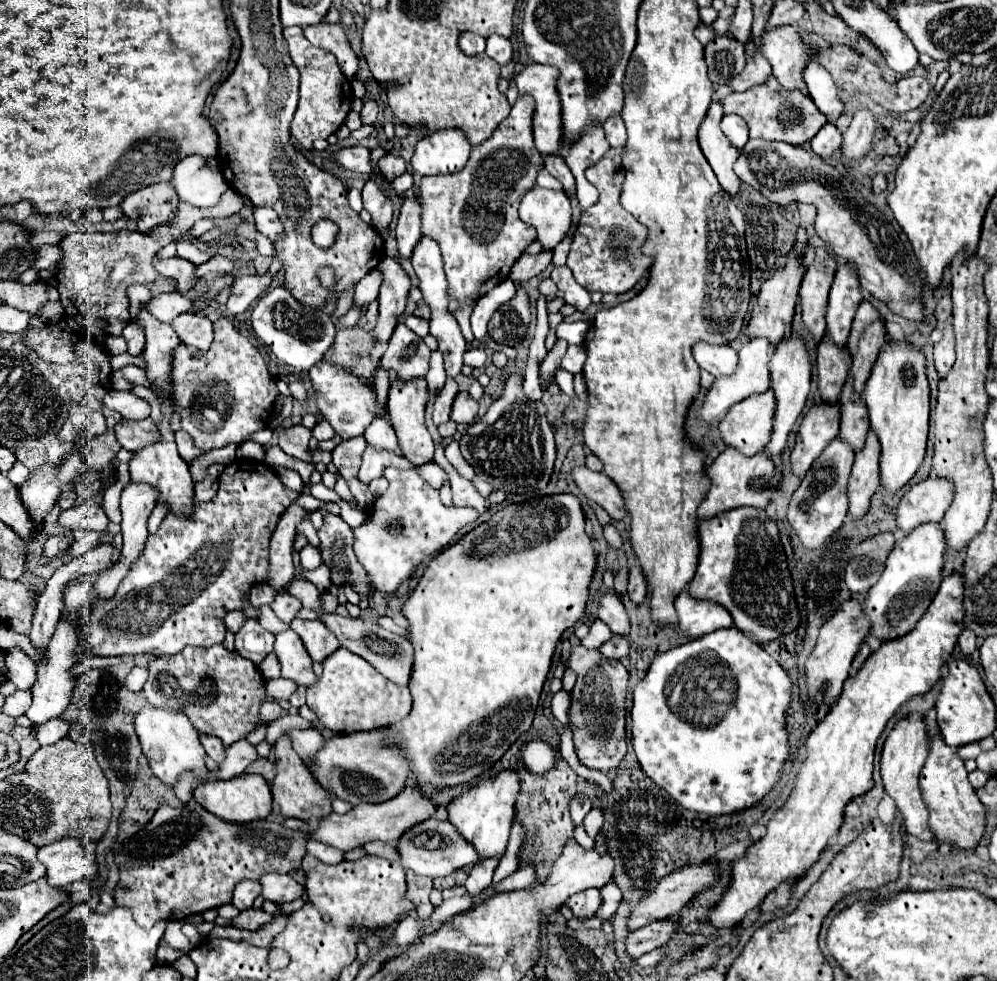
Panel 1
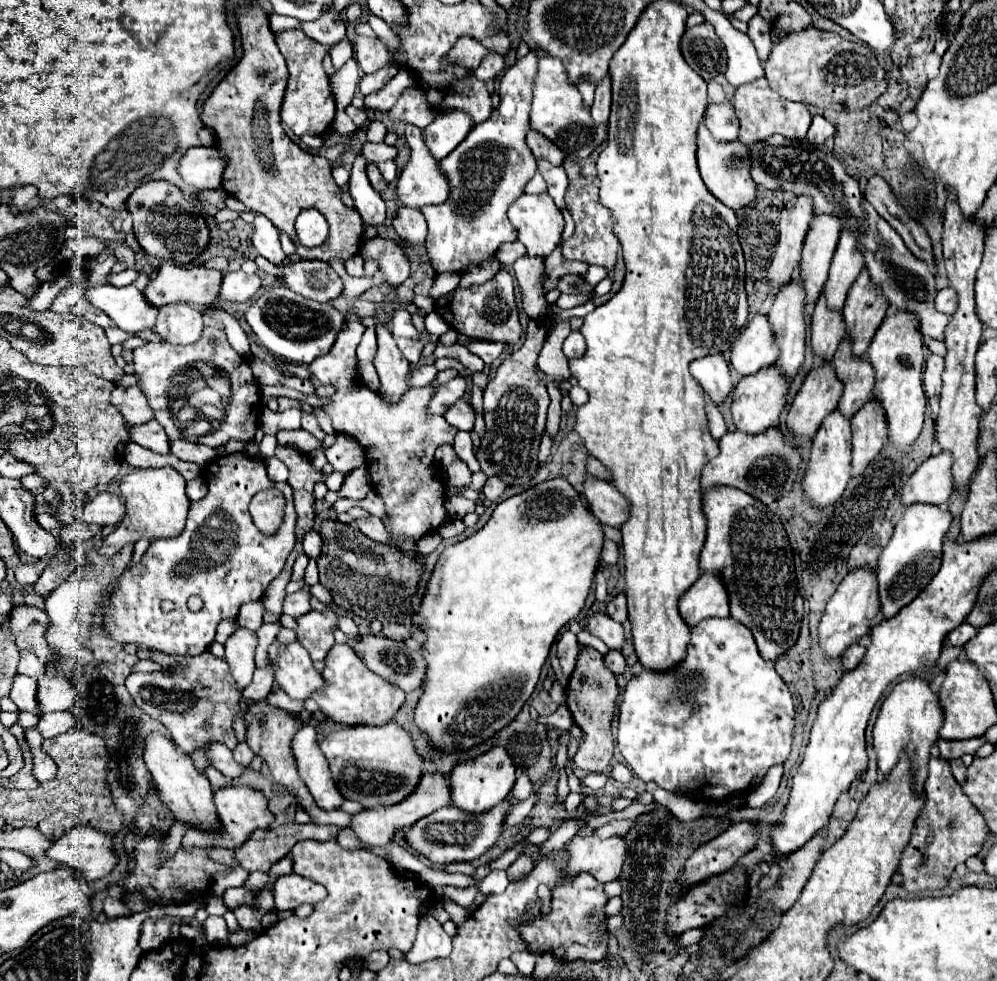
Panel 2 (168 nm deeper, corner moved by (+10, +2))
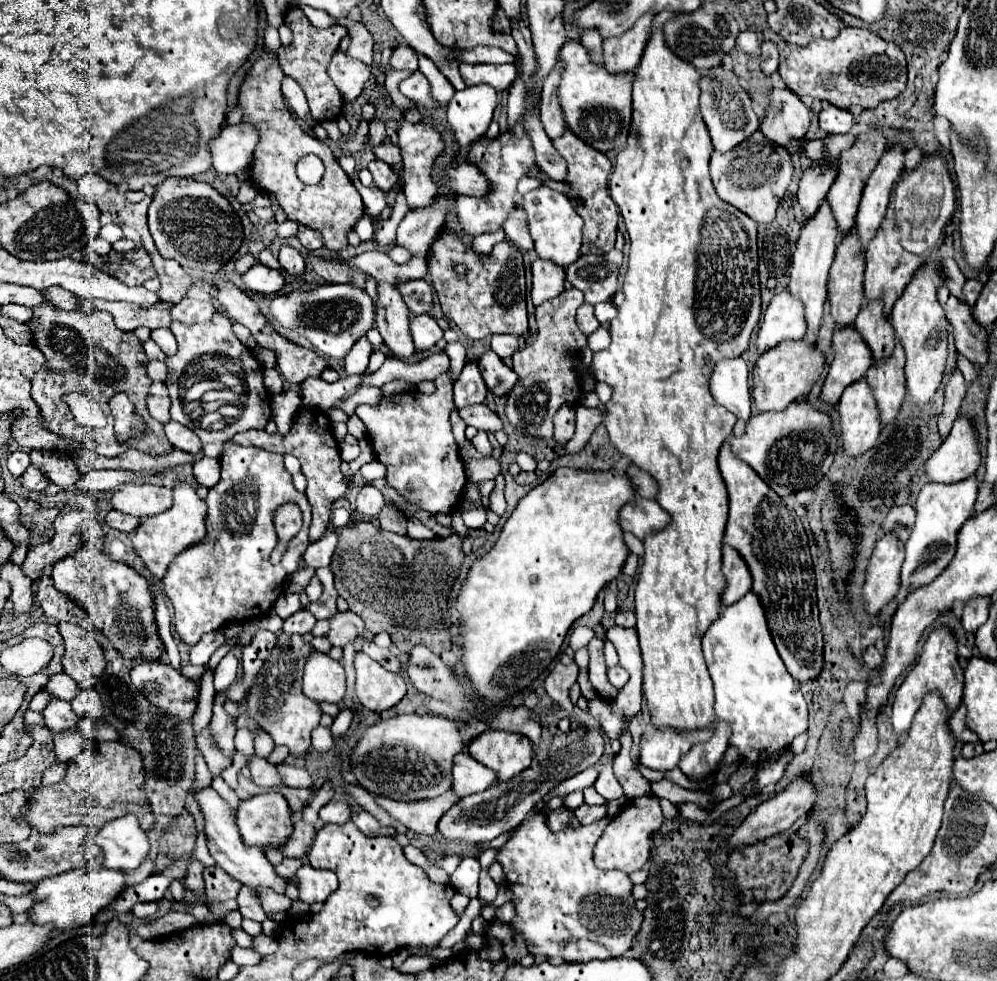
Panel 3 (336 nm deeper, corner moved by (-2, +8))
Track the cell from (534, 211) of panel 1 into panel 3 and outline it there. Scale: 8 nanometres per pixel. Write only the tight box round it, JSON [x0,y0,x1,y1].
[522,186,582,268]

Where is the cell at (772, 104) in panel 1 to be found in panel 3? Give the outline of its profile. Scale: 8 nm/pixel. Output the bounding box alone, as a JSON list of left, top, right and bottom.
[760,88,814,146]

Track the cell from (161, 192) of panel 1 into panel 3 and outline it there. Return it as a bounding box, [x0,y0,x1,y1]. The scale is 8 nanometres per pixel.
[148,178,242,272]

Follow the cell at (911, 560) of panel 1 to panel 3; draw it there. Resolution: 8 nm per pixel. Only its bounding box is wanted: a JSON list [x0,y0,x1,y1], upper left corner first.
[902,476,978,592]

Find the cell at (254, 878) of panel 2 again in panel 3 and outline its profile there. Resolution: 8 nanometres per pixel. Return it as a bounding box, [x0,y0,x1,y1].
[274,858,302,882]

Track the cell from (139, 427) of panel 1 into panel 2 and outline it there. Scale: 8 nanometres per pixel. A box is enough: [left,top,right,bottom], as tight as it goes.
[130,420,170,454]

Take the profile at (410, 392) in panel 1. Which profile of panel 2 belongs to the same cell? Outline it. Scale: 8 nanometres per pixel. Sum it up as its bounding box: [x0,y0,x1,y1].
[374,324,410,402]

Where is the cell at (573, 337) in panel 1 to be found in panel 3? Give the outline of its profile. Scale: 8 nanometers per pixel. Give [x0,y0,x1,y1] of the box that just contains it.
[594,302,616,324]

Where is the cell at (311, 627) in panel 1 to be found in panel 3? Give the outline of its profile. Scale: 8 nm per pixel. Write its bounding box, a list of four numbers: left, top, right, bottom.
[324,610,364,646]

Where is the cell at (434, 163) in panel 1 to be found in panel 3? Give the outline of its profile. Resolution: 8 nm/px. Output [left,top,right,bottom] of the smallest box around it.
[446,84,496,148]

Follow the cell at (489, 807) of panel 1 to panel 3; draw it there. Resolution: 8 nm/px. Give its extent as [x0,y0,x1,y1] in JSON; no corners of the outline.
[468,730,534,784]

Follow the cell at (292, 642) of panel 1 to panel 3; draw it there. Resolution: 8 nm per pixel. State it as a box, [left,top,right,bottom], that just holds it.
[302,652,346,702]

